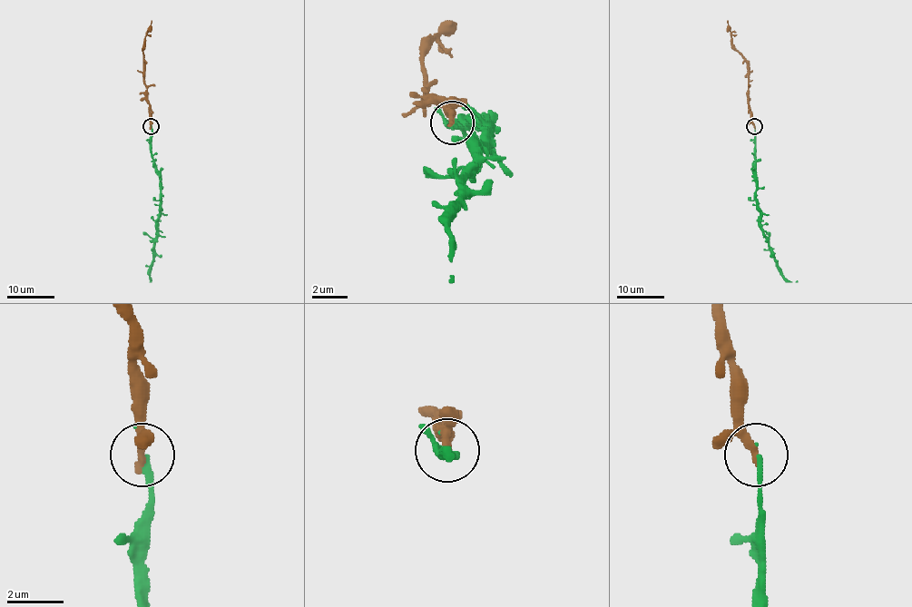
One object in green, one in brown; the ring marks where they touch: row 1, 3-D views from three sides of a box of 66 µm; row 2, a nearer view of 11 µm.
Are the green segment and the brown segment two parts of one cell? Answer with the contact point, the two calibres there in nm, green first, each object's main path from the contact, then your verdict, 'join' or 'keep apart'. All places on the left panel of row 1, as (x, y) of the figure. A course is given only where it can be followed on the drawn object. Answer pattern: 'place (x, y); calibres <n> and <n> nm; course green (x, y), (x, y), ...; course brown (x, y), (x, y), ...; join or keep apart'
place (151, 126); calibres 200 and 240 nm; course green (151, 126), (152, 158), (160, 179), (160, 209), (151, 280); course brown (151, 126), (144, 83), (144, 43), (152, 20); join

